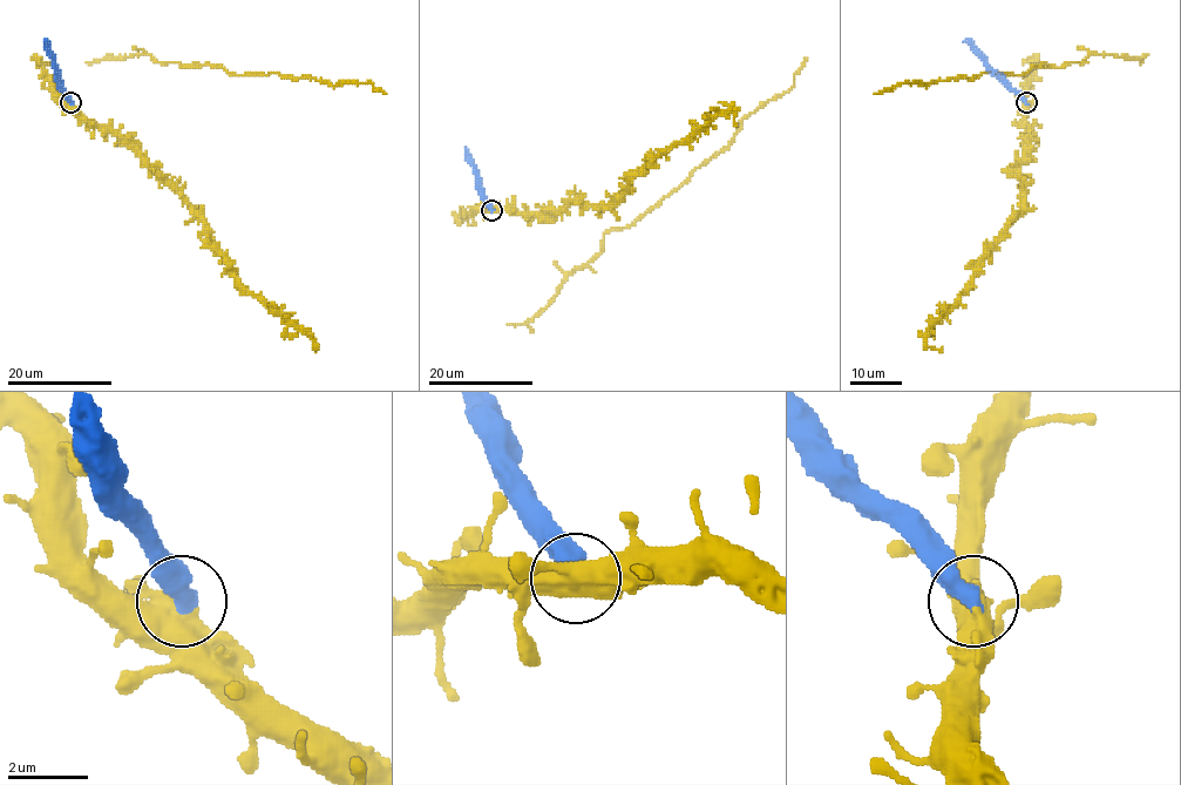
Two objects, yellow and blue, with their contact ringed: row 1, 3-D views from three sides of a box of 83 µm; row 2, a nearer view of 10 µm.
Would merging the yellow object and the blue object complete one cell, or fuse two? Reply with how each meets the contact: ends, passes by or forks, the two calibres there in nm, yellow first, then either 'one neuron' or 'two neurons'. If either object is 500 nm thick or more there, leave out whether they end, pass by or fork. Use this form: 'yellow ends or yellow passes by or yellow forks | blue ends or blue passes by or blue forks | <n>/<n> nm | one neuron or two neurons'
700/550 nm | two neurons

